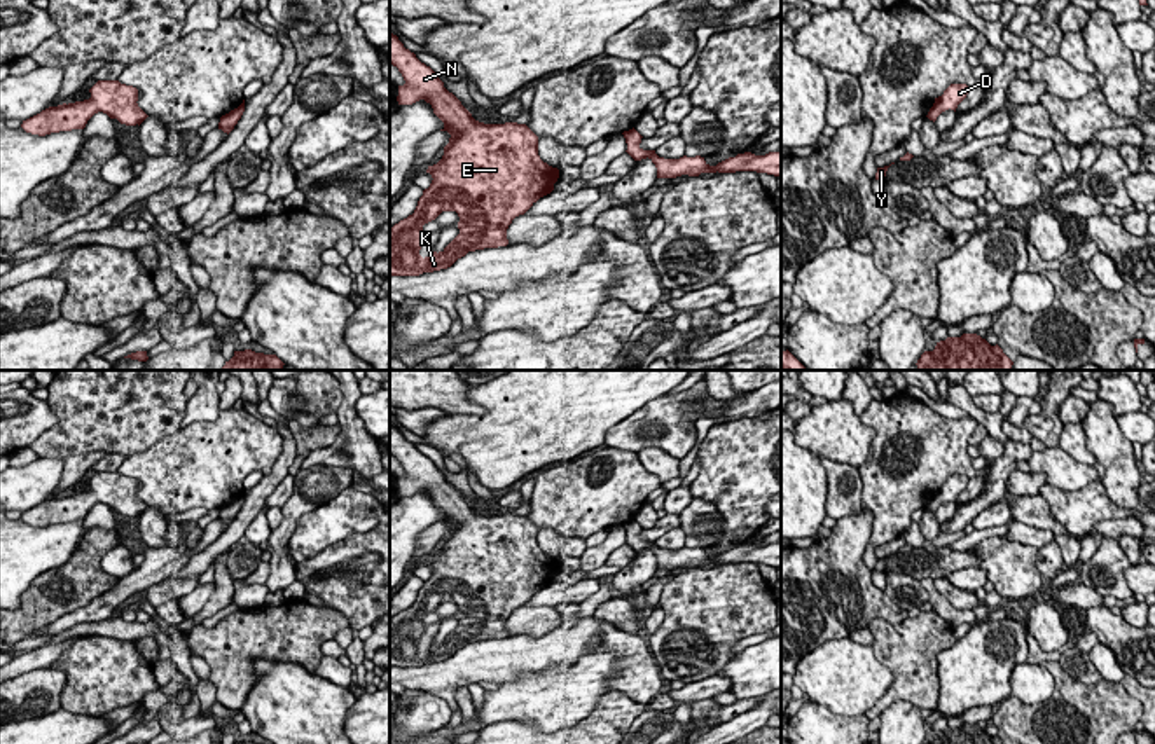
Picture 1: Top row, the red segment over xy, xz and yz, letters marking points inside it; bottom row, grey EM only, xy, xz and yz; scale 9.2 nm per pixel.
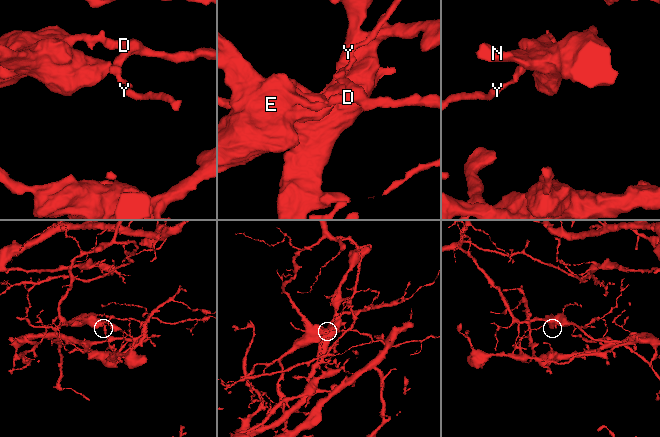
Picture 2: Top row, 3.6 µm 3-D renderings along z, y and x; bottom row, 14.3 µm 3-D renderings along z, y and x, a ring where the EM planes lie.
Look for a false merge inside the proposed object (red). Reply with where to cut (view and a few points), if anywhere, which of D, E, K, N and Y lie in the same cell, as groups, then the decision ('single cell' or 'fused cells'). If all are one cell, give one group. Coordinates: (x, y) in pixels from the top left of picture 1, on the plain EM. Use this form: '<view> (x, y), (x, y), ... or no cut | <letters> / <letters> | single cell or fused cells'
yz (932, 498), (939, 505) | D E K N / Y | fused cells

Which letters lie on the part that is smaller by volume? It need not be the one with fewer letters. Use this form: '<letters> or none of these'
D, E, K, N

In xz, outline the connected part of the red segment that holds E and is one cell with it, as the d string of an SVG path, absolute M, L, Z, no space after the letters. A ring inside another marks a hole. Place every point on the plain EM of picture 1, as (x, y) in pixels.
M390 423L390 454L405 475L398 496L425 491L451 526L442 550L428 557L432 575L412 606L390 618L390 665L419 667L451 658L468 643L507 637L507 620L540 589L554 582L559 561L538 547L538 527L517 513L484 515L444 479ZM442 603L456 603L460 625L442 641L421 648L423 617Z

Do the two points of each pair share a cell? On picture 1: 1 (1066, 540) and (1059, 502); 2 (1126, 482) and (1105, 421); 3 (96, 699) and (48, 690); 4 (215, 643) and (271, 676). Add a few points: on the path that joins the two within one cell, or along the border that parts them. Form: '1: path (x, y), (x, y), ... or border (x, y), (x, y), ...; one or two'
1: border (1040, 495), (1049, 512), (1073, 537); two
2: path (1120, 467), (1117, 454), (1105, 437); one
3: border (51, 666), (65, 675), (60, 706); two
4: border (294, 662), (257, 661), (257, 682), (243, 706); two

